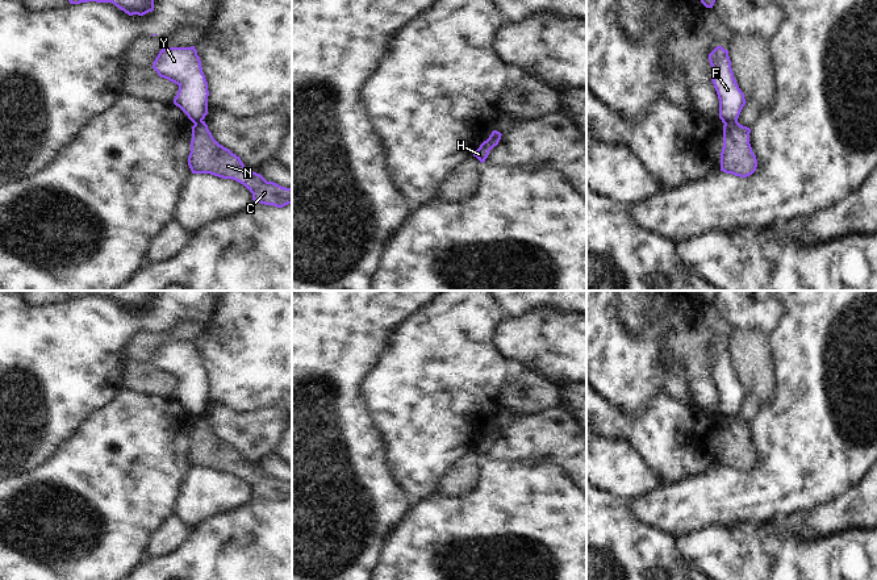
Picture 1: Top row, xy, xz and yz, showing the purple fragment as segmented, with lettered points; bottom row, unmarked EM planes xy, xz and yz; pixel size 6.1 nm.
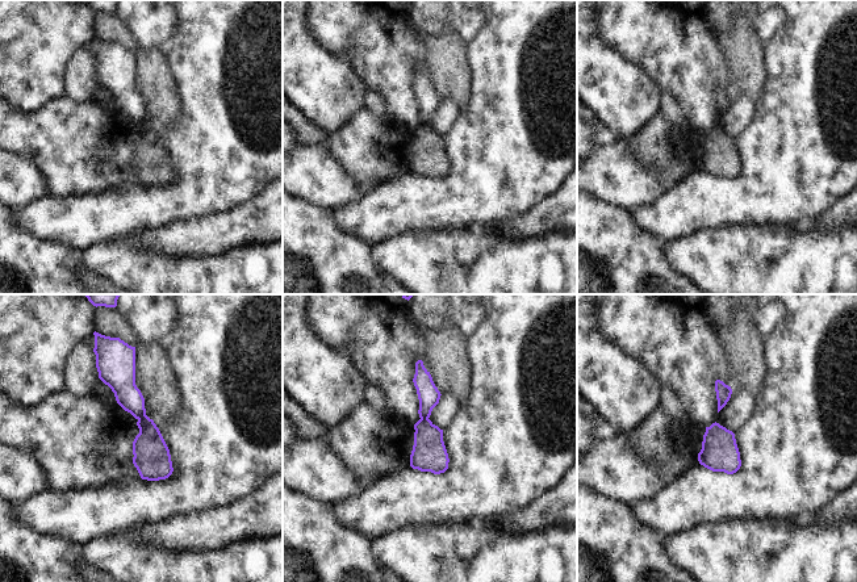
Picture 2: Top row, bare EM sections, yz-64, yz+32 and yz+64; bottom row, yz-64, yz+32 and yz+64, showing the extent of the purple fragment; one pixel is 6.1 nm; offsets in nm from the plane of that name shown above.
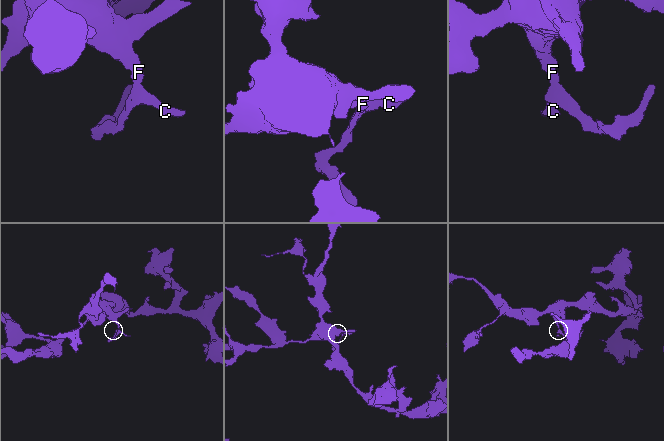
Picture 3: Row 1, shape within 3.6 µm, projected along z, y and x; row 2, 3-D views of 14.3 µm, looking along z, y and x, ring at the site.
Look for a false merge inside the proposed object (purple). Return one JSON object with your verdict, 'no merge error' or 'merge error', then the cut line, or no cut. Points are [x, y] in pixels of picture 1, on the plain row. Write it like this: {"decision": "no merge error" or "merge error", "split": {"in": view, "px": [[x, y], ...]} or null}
{"decision": "merge error", "split": {"in": "yz", "px": [[736, 414], [725, 418]]}}

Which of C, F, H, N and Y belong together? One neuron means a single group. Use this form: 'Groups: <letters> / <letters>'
Groups: C H N / F Y

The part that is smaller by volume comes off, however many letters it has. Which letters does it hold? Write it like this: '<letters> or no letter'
C, H, N

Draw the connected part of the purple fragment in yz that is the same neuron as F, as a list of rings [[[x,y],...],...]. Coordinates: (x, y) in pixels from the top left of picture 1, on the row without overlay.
[[[717,341],[709,349],[709,356],[713,364],[711,376],[719,393],[719,413],[723,418],[738,416],[747,396],[734,372],[728,345]]]

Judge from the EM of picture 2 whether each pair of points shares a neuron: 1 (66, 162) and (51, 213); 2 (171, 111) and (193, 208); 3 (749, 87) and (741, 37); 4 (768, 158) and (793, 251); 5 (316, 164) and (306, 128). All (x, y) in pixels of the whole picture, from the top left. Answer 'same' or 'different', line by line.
1: different
2: different
3: same
4: different
5: different

